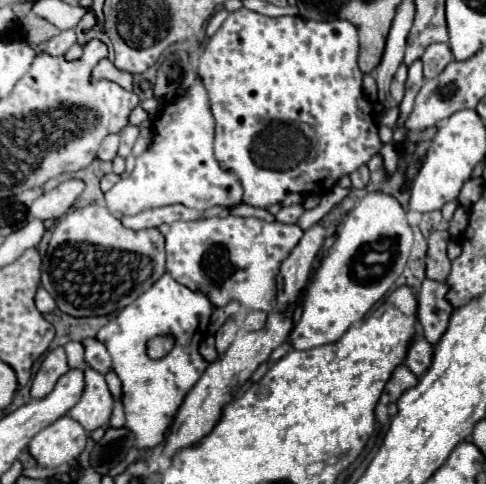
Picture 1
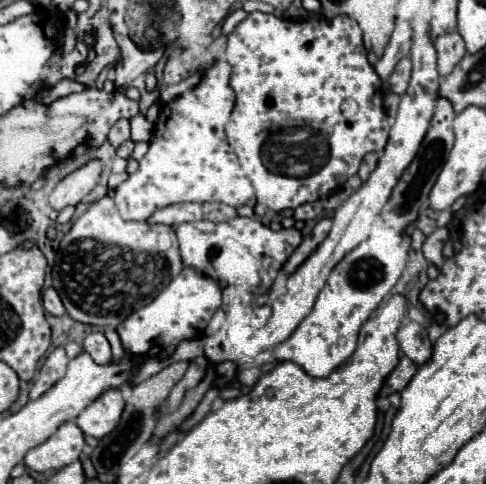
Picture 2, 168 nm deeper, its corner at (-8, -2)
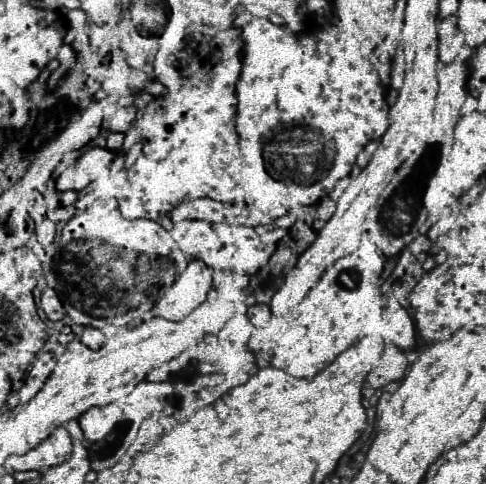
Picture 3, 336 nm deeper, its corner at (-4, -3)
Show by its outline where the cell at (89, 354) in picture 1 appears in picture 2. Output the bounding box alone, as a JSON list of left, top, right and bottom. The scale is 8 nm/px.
[84,332,112,366]

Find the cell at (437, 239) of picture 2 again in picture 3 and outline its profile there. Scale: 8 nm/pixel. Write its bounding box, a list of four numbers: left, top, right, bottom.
[410,235,432,255]

